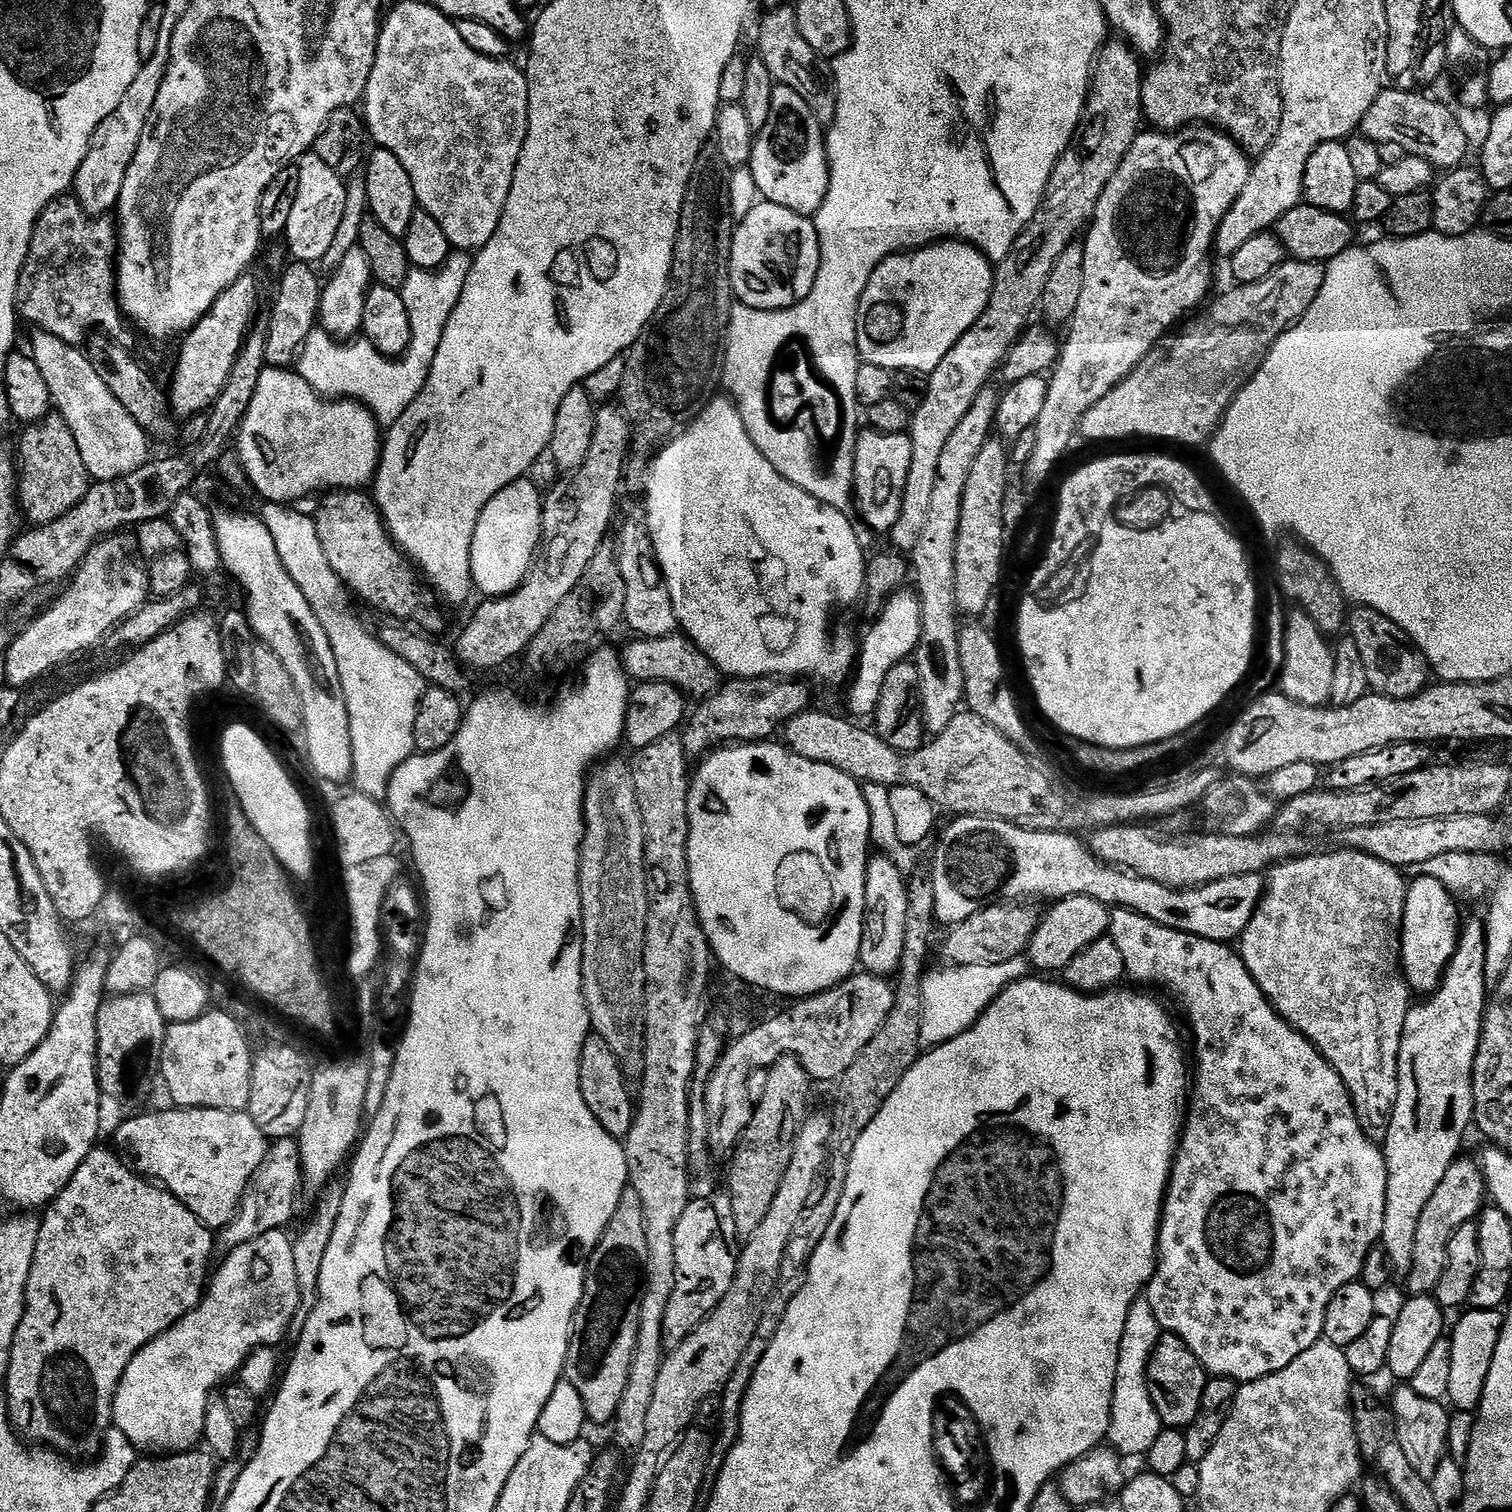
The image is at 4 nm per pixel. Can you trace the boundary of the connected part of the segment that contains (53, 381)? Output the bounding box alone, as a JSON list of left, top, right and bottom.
[31,330,150,481]

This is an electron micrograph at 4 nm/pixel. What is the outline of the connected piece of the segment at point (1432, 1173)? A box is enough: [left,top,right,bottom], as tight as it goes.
[1380,919,1490,1274]

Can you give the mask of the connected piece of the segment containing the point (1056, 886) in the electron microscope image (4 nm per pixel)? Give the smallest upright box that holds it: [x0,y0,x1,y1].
[930,816,1266,942]

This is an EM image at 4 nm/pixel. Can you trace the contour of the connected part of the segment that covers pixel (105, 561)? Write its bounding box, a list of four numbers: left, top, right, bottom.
[2,534,149,689]

